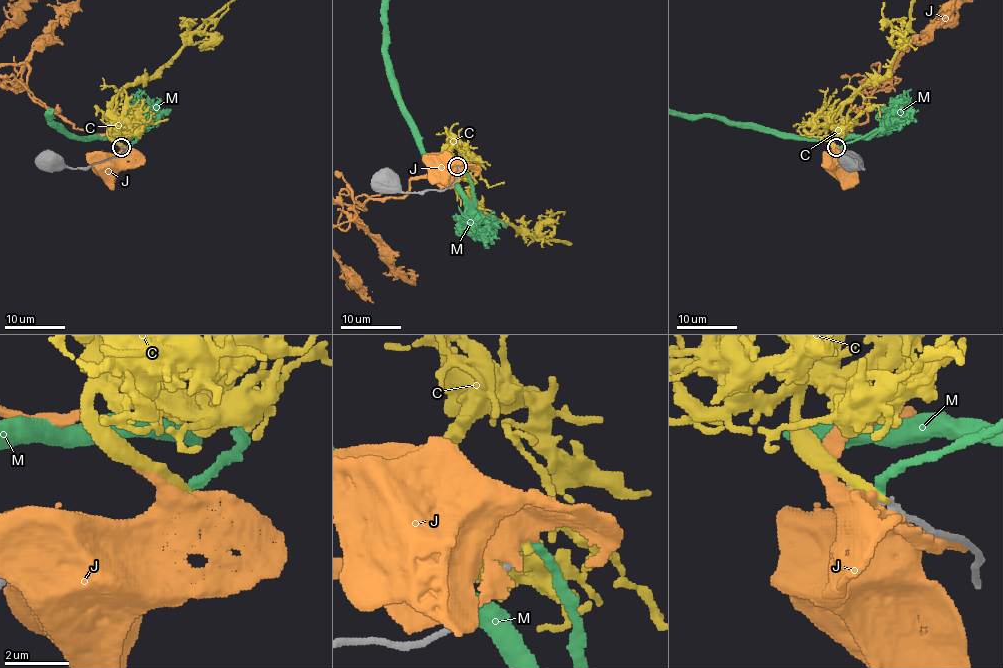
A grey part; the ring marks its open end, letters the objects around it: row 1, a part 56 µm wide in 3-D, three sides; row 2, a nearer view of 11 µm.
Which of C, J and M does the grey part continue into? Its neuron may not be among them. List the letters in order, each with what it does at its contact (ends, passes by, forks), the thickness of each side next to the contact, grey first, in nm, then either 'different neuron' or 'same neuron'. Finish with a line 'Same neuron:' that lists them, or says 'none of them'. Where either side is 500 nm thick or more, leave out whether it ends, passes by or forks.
C: it ends | 260/440 nm | different neuron
J: 300/850 nm | different neuron
M: it ends | 280/280 nm | different neuron
Same neuron: none of them

